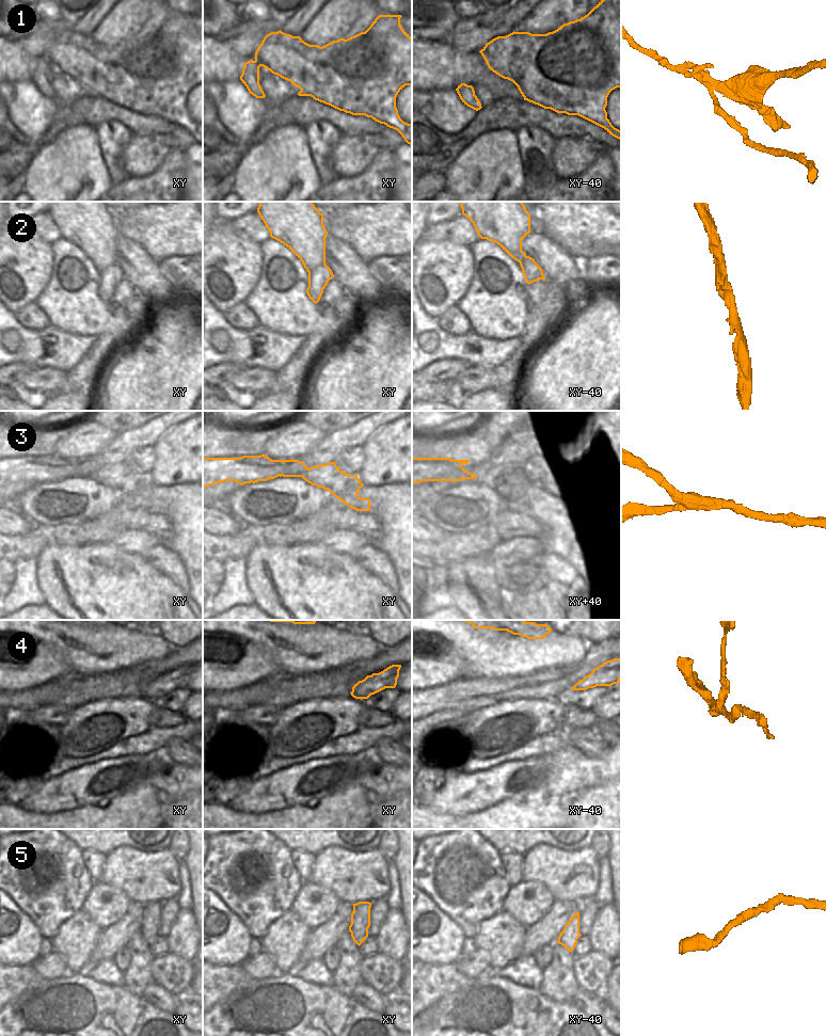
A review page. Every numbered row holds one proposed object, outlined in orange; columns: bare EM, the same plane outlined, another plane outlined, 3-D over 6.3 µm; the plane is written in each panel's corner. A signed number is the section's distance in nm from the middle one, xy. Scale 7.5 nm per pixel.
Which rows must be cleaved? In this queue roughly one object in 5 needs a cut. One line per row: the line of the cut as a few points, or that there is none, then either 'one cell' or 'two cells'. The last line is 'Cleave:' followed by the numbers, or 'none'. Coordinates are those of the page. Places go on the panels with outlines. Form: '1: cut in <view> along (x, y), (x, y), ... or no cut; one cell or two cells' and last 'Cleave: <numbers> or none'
1: no cut; one cell
2: cut in xy along (318, 265), (316, 270), (328, 281); two cells
3: cut in xy along (308, 468), (301, 476); two cells
4: cut in xy along (371, 674), (370, 695); two cells
5: no cut; one cell
Cleave: 2, 3, 4

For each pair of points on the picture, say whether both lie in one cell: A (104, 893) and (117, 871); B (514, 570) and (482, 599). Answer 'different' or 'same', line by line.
A: different
B: same

